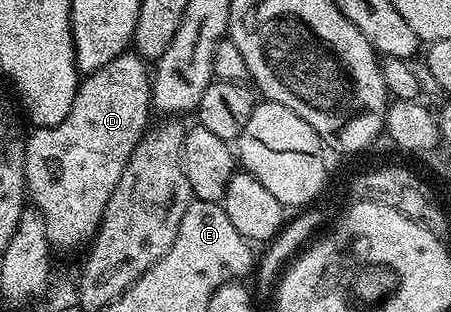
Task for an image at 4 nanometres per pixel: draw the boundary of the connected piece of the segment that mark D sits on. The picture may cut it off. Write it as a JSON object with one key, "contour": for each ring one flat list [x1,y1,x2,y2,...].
{"contour":[[126,51,119,54,115,59,111,59,111,63,103,63,103,67,99,67,94,73,88,74,78,84,77,94,73,100,71,111,67,115,67,119,63,119,63,123,59,123,55,127,43,127,42,129,34,128,28,134,25,142,25,187,27,197,38,211,42,213,43,219,46,221,47,239,54,250,59,249,77,249,81,244,88,242,90,238,96,234,97,229,101,226,103,219,103,211,107,207,107,199,111,199,111,195,117,189,119,179,123,175,123,167,127,167,127,159,131,159,131,151,135,151,135,147,139,143,141,136,145,134,146,129,151,124,151,69,145,58,138,57,136,52]]}

